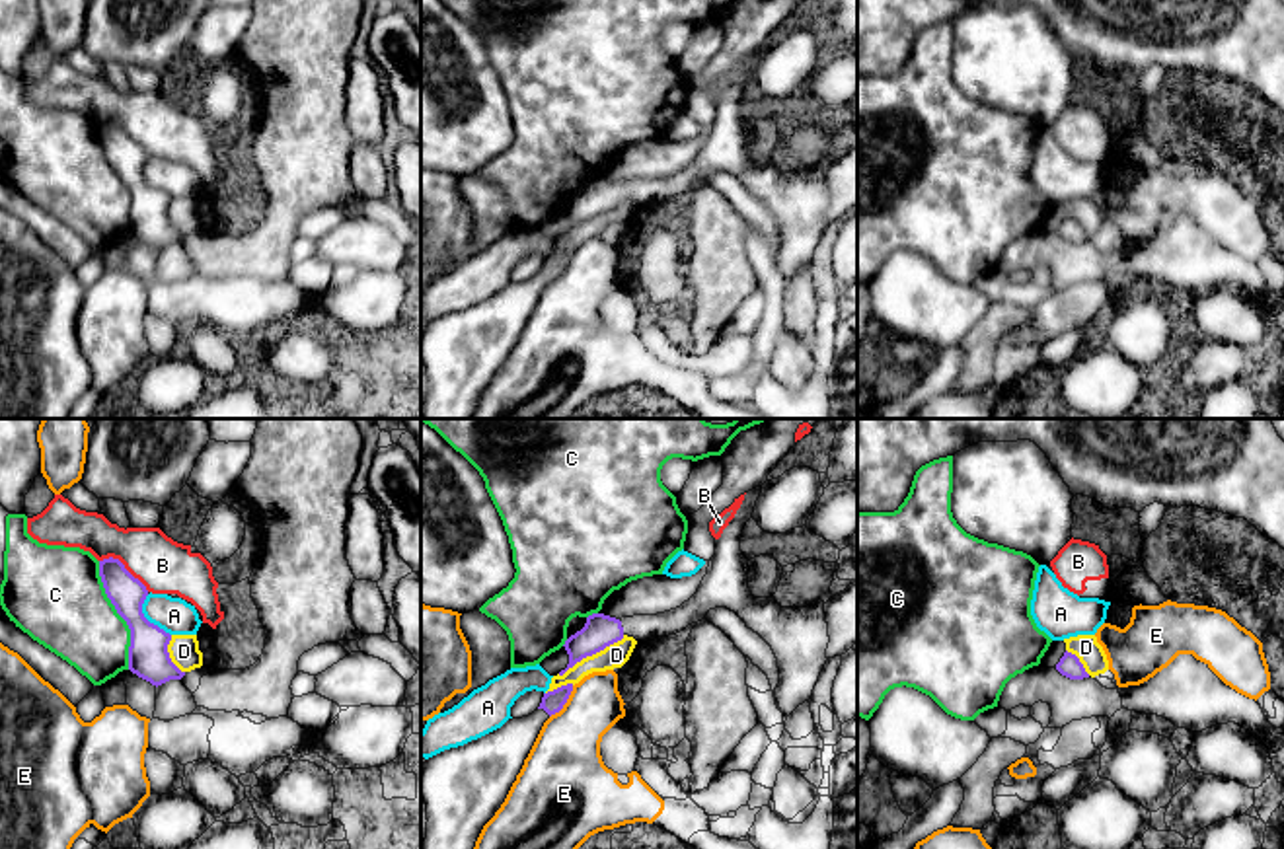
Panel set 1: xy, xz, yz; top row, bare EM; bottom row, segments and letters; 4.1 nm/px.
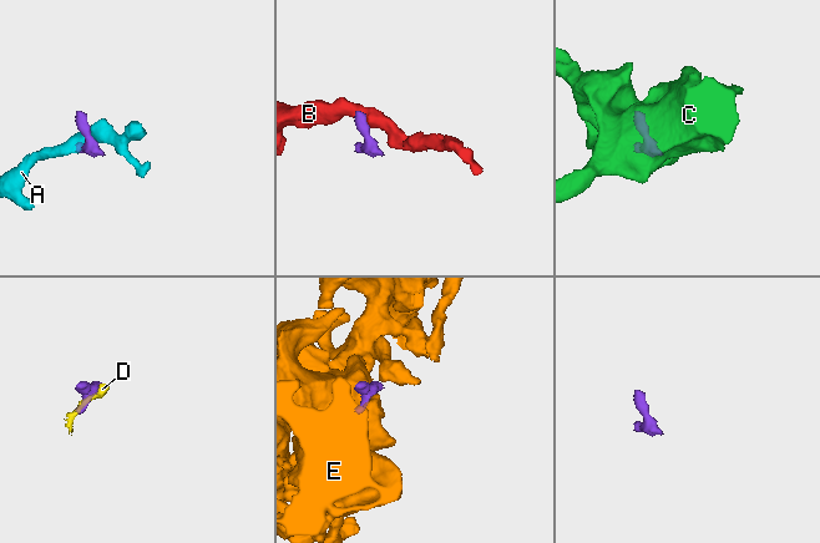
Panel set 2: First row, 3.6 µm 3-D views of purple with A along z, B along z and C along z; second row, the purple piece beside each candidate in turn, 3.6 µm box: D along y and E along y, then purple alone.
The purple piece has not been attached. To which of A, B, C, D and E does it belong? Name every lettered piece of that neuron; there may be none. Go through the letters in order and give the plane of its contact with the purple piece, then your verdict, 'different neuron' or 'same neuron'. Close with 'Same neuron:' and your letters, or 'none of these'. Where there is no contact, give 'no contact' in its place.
A: xy | different neuron
B: xy | different neuron
C: xy | different neuron
D: xz | different neuron
E: xz | different neuron
Same neuron: none of these

